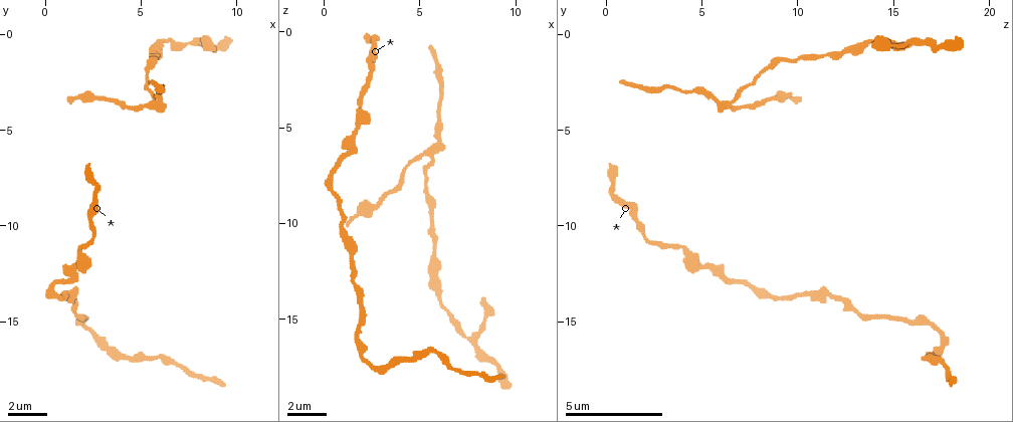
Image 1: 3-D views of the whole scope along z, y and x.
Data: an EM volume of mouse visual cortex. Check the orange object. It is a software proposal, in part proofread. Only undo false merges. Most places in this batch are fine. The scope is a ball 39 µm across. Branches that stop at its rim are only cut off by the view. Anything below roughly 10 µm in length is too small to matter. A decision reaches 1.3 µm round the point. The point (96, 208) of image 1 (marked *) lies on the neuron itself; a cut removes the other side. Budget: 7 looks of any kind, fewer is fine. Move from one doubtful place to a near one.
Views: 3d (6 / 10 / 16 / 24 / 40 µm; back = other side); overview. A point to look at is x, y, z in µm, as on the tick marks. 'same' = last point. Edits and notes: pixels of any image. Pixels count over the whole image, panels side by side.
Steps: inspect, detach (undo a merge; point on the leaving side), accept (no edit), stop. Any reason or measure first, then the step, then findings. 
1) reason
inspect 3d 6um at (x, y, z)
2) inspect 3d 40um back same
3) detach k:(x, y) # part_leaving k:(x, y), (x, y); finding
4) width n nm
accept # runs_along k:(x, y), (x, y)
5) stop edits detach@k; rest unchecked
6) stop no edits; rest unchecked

three-way junction
inspect 3d 16um at (5.5, 3.2, 6.8)

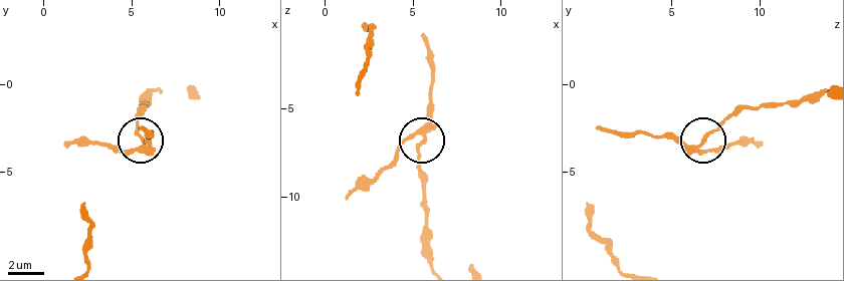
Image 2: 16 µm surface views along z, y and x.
inspect 3d 16um back same

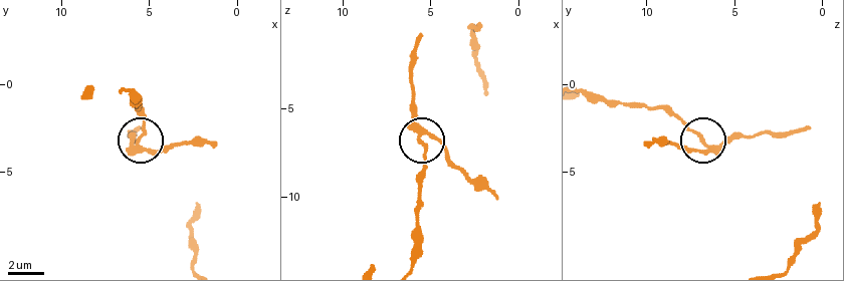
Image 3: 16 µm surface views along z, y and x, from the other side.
arms 3
accept # all the same neuron

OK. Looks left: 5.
calibre changes
inspect 3d 6um at (1.5, 12.3, 6.0)

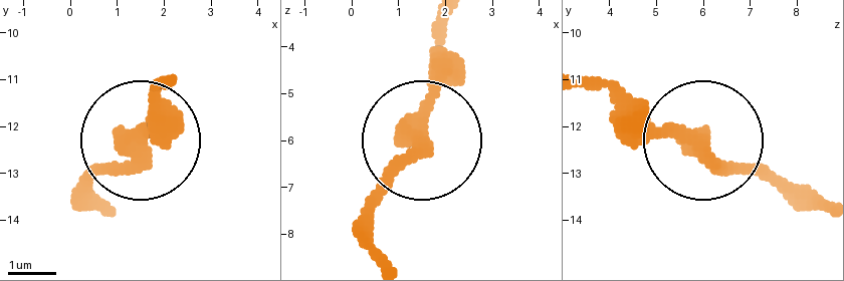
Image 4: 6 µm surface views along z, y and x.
accept # runs_along 4:(168, 77), (140, 142), (79, 190); all the same neuron

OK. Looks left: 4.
a narrow waist
inspect 3d 6um at (2.3, 15.4, 17.3)

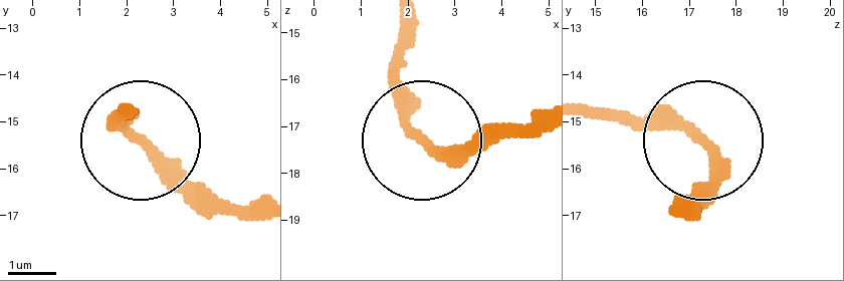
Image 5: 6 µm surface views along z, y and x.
accept # runs_along 5:(404, 25), (392, 97), (408, 133), (428, 146), (507, 137); continuous, no second neuron

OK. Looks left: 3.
thick turns thin
inspect 3d 10um at (5.9, 1.2, 11.1)

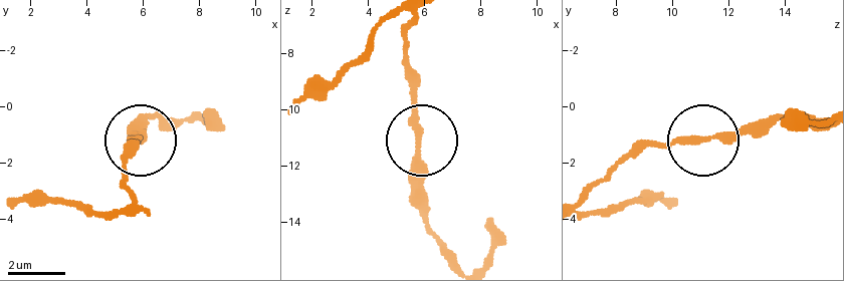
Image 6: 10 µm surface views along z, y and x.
width 270 nm
accept # all the same neuron

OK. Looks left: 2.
stop no edits; rest unchecked

